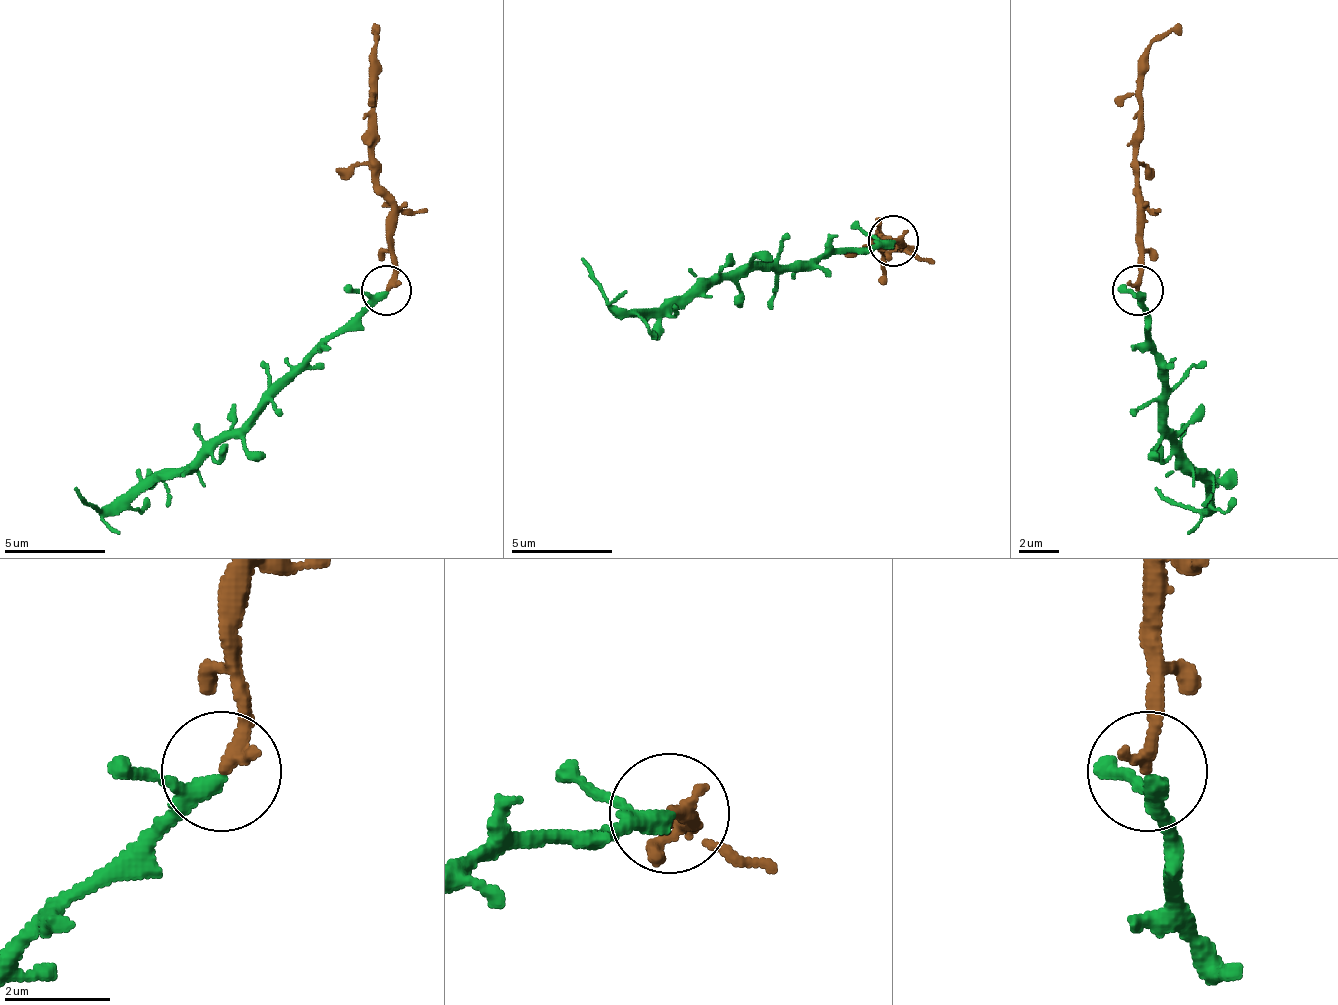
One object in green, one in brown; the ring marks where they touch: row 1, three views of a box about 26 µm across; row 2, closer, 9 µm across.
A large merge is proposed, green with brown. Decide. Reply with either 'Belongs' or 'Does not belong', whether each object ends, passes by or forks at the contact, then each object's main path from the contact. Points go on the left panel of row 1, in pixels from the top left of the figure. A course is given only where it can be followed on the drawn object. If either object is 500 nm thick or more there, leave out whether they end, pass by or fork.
Belongs. At the ring green passes by. At the ring brown ends. Course of green: (387, 294), (322, 344), (241, 425), (216, 440), (191, 465), (145, 480), (100, 511), (90, 505), (75, 485). Course of brown: (387, 289), (393, 198), (377, 183), (372, 21)

